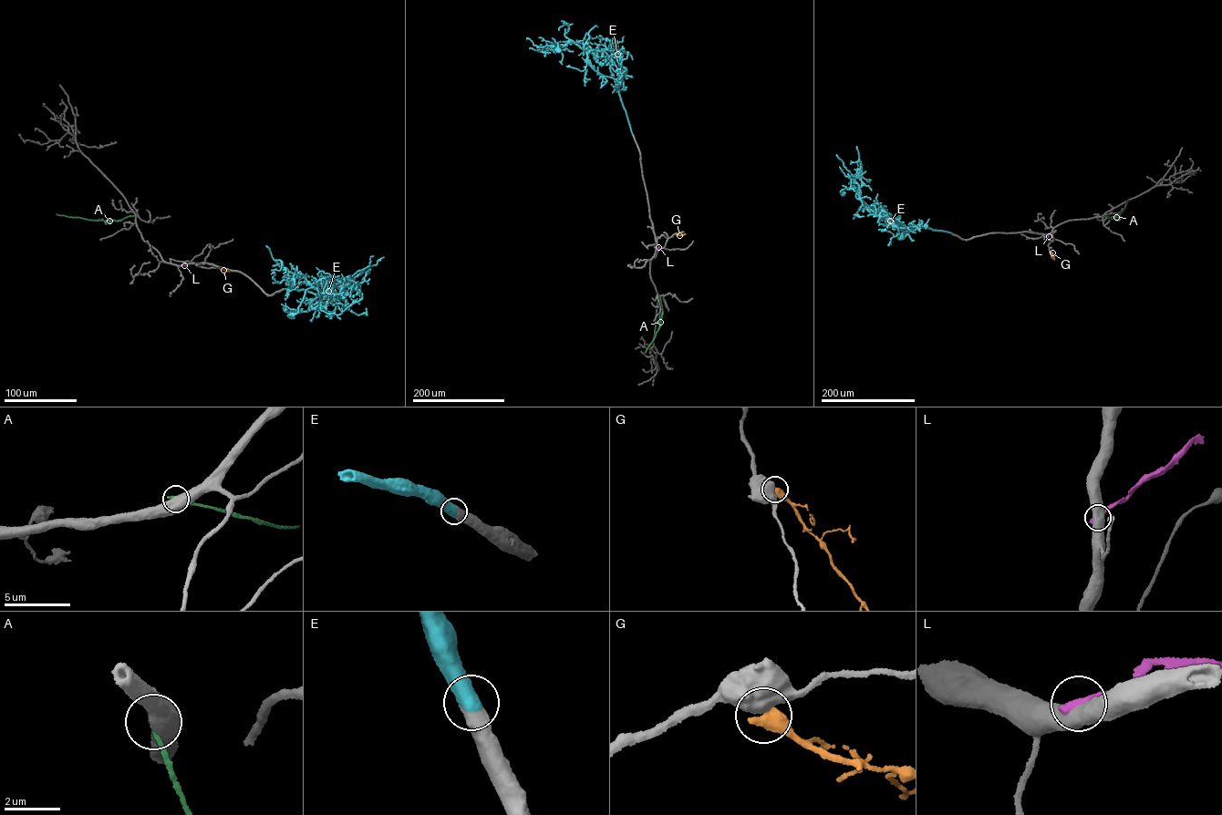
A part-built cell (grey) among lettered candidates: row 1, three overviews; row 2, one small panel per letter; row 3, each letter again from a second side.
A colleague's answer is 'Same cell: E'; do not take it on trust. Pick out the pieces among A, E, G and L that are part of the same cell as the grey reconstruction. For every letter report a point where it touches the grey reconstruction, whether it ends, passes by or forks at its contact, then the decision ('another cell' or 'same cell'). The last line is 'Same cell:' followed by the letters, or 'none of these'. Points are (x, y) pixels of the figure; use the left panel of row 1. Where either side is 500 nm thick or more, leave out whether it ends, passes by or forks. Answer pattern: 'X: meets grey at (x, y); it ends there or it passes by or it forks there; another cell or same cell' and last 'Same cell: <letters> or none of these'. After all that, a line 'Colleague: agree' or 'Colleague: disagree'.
A: meets grey at (135, 216); another cell
E: meets grey at (282, 290); same cell
G: meets grey at (219, 268); another cell
L: meets grey at (180, 265); another cell
Same cell: E
Colleague: agree

